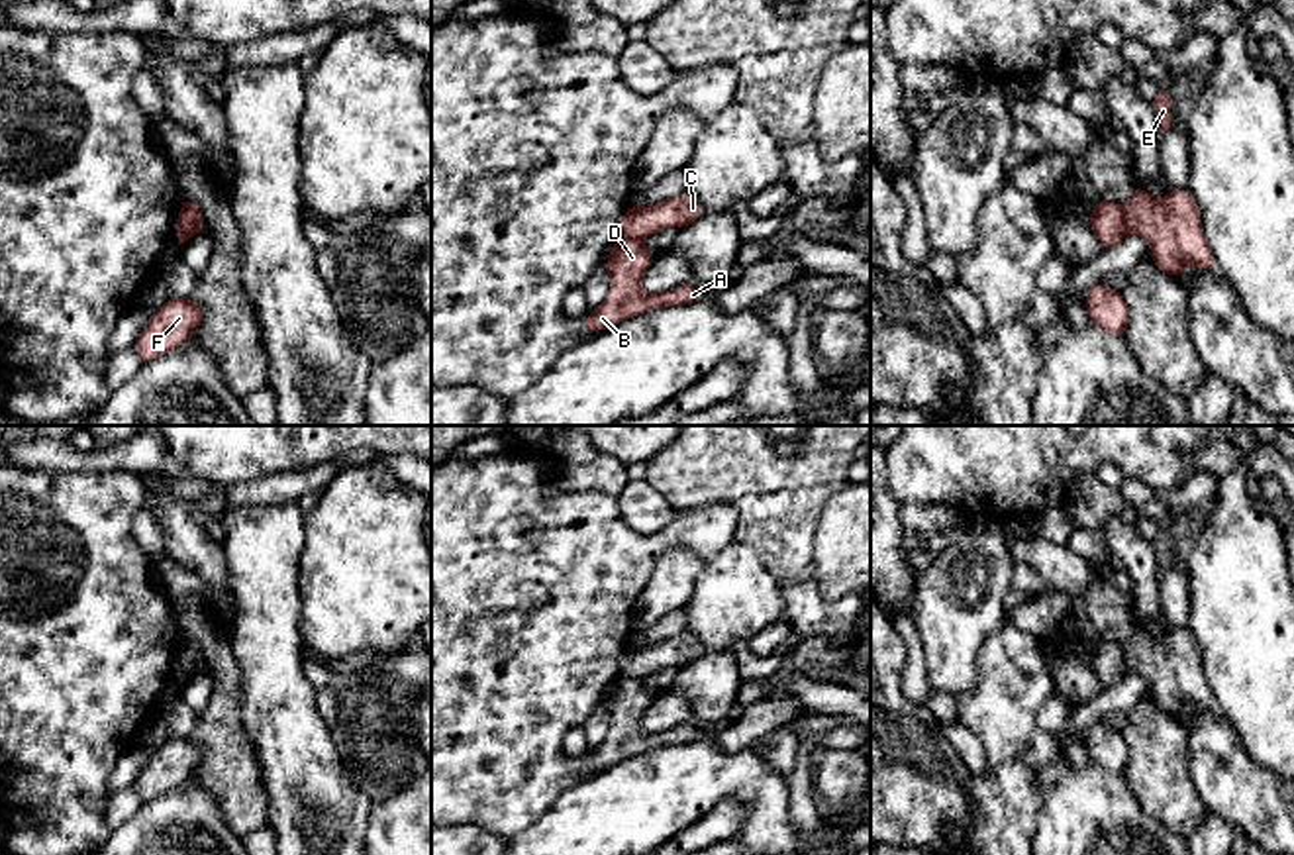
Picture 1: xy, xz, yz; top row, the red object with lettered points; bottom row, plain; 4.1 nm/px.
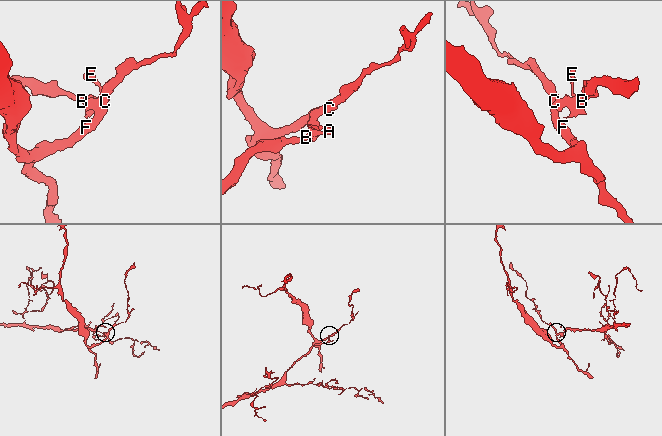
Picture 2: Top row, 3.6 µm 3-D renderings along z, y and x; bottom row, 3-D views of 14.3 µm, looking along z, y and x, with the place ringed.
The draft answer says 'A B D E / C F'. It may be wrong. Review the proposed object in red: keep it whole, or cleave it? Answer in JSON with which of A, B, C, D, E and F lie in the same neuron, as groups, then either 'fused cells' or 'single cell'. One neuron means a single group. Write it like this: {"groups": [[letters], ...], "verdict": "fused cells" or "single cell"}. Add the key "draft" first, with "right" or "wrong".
{"draft": "right", "groups": [["A", "B", "D", "E"], ["C", "F"]], "verdict": "fused cells"}

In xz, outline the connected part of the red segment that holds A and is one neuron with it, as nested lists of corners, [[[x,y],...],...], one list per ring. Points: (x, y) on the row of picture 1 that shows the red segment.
[[[620,239],[608,253],[606,267],[612,278],[608,298],[590,312],[584,329],[602,331],[627,318],[674,304],[698,302],[706,292],[694,282],[669,292],[651,294],[641,288],[641,278],[653,263],[653,255],[641,241]]]

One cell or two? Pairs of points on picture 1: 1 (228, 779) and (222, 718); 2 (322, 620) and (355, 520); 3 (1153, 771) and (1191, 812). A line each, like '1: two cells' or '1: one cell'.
1: one cell
2: one cell
3: one cell

